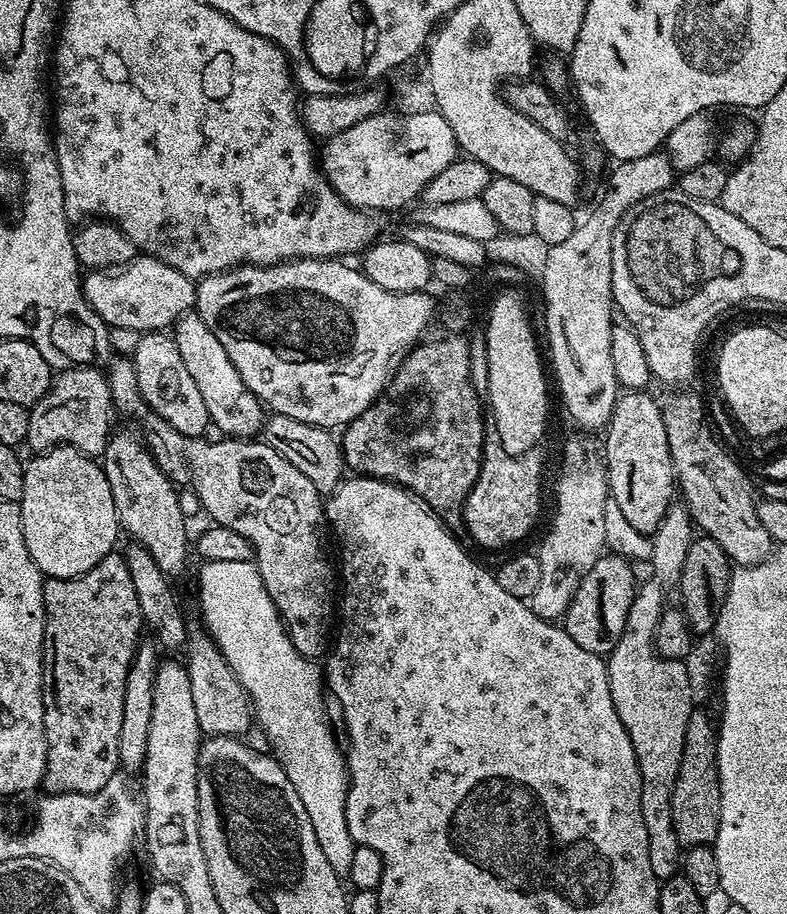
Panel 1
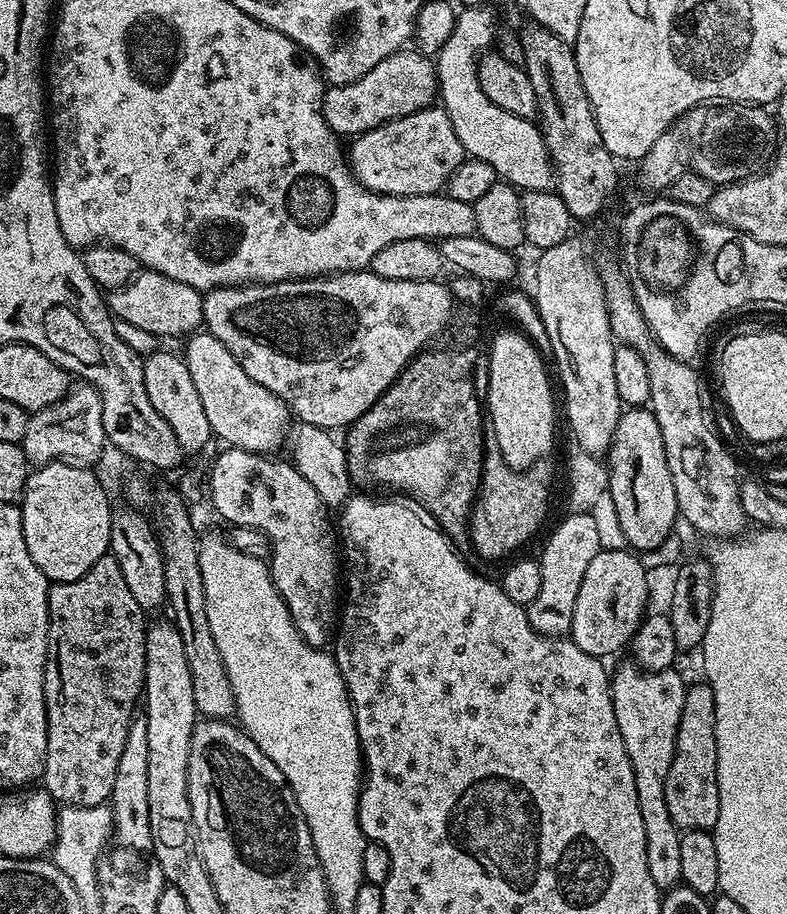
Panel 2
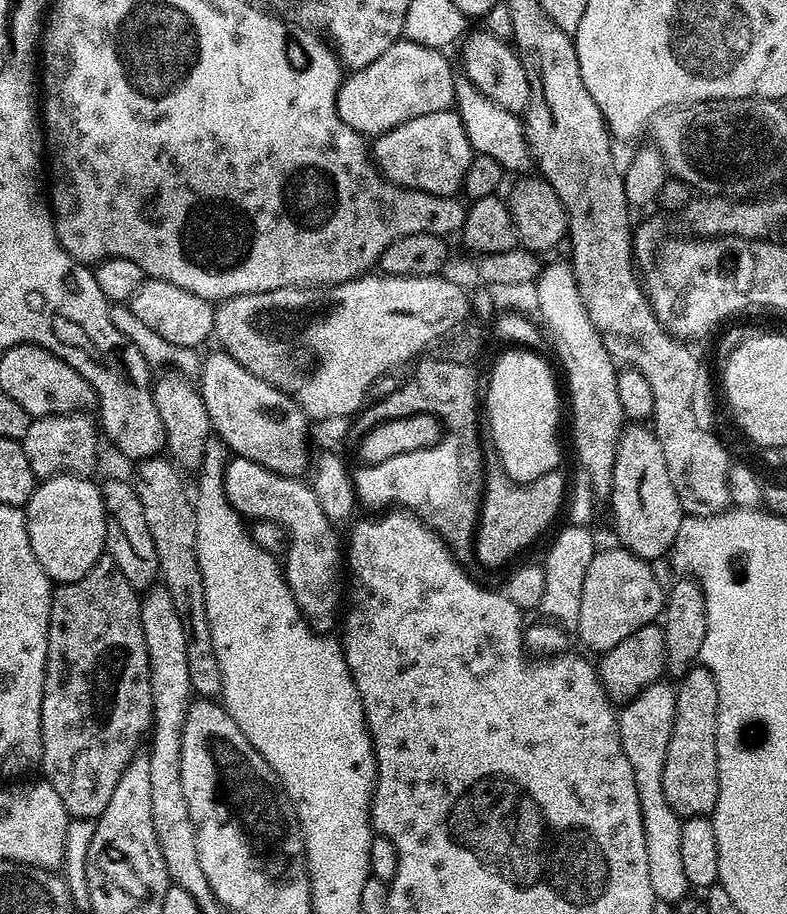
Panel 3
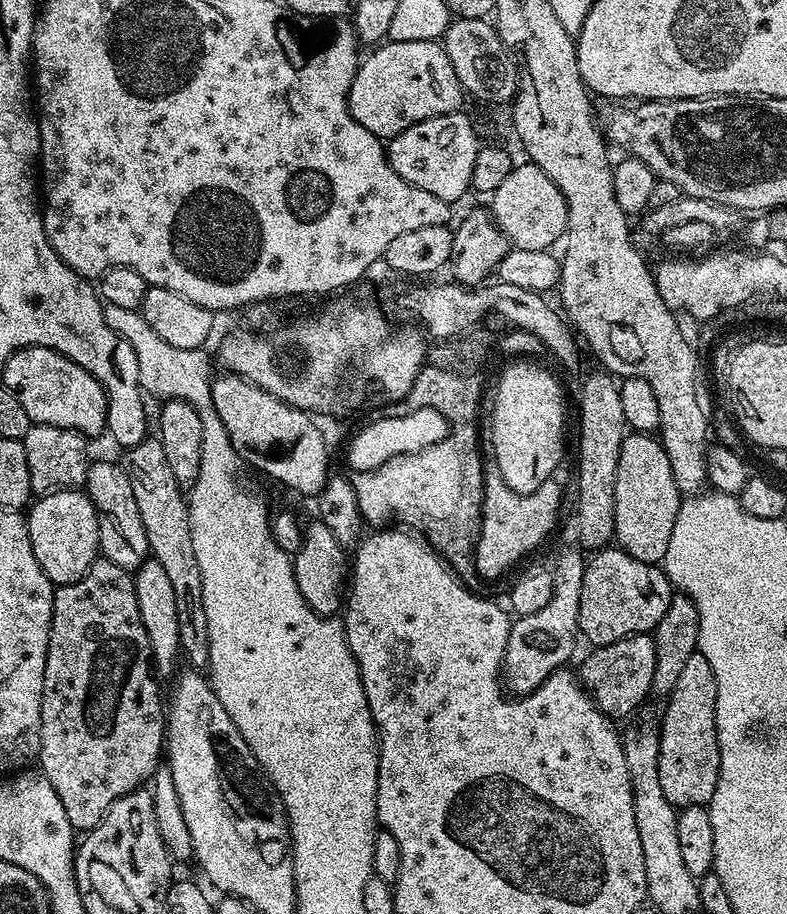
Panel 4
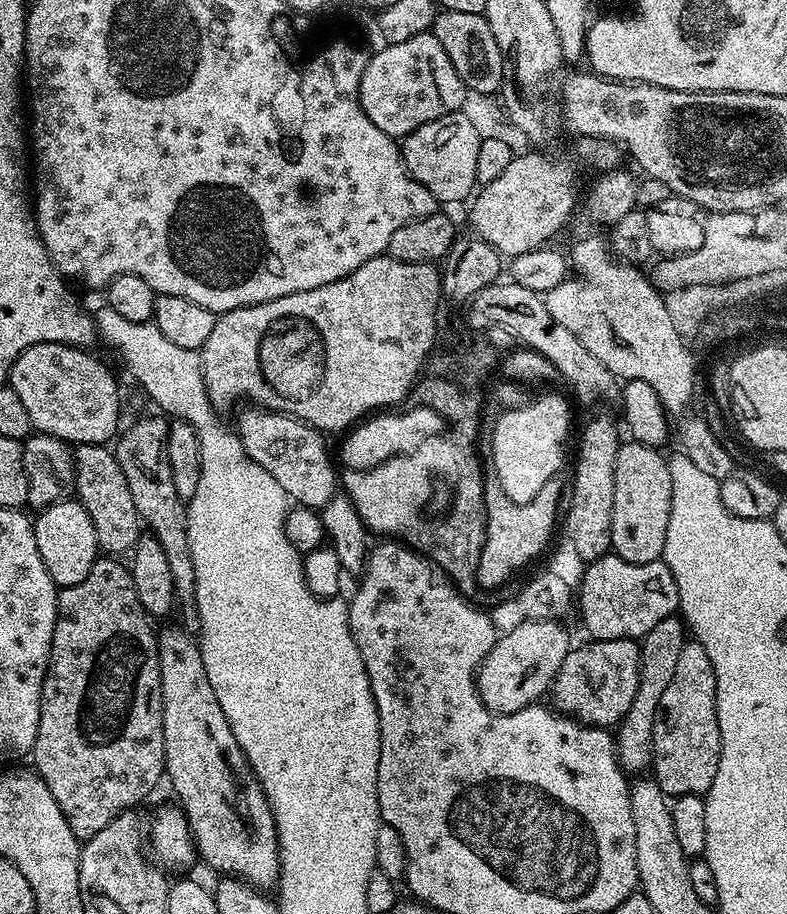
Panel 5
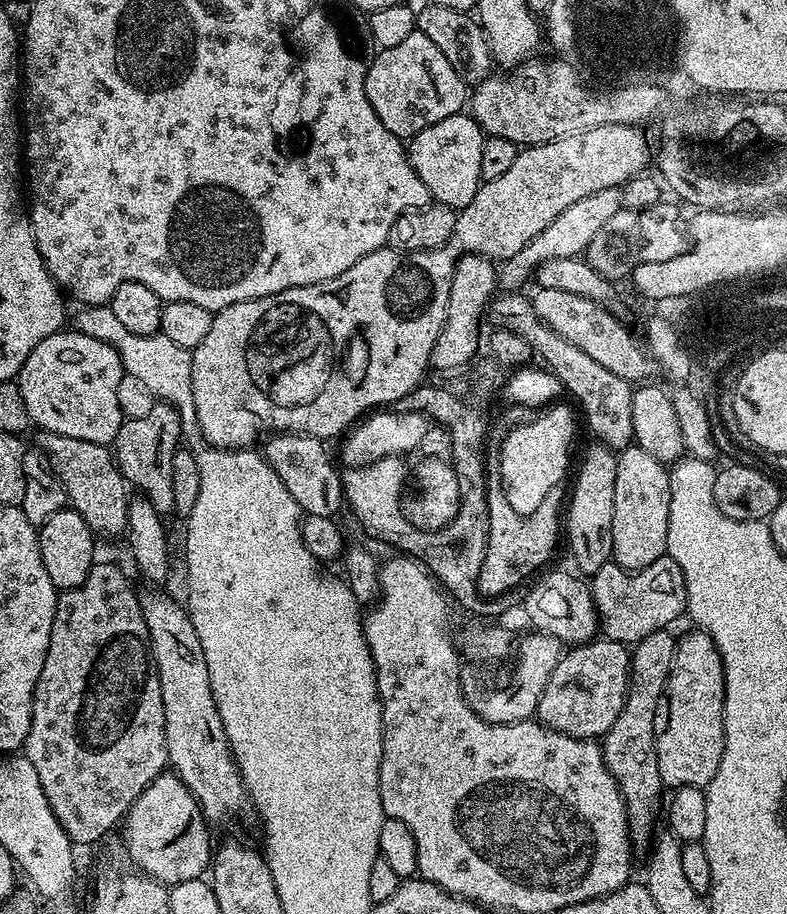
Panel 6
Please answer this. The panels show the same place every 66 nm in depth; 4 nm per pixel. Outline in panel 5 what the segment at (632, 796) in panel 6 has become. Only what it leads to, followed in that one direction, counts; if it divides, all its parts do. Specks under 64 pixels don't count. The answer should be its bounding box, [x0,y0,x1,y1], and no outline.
[614,615,686,773]

